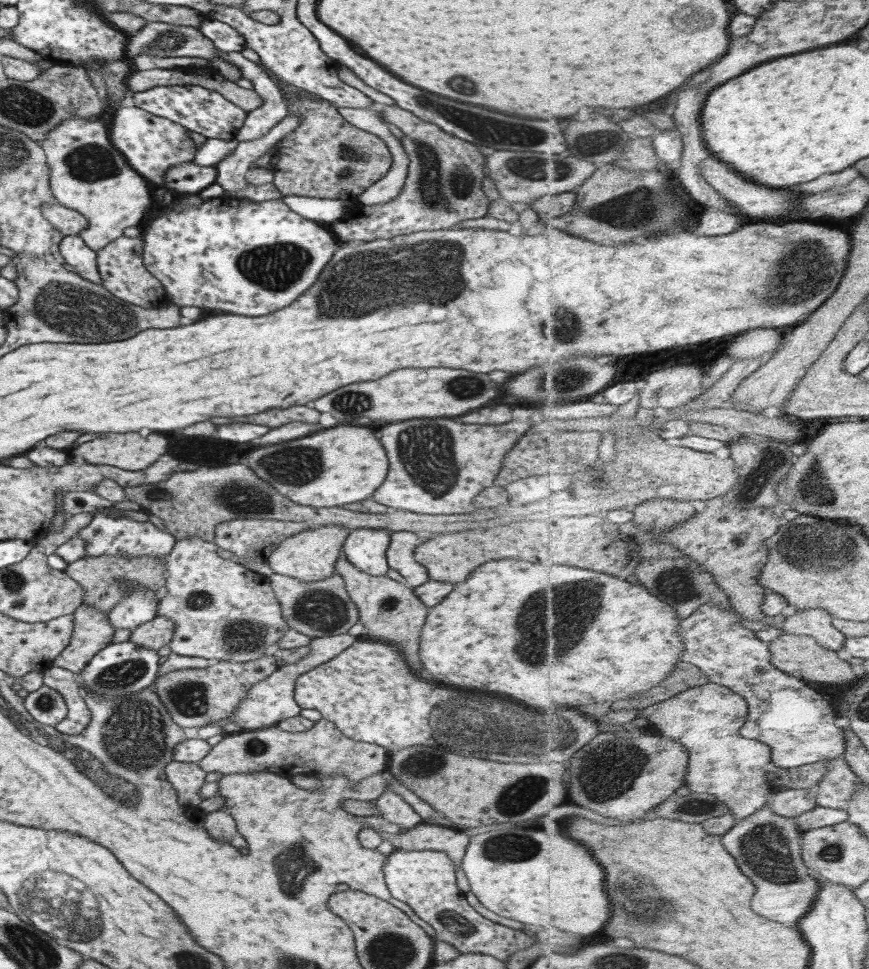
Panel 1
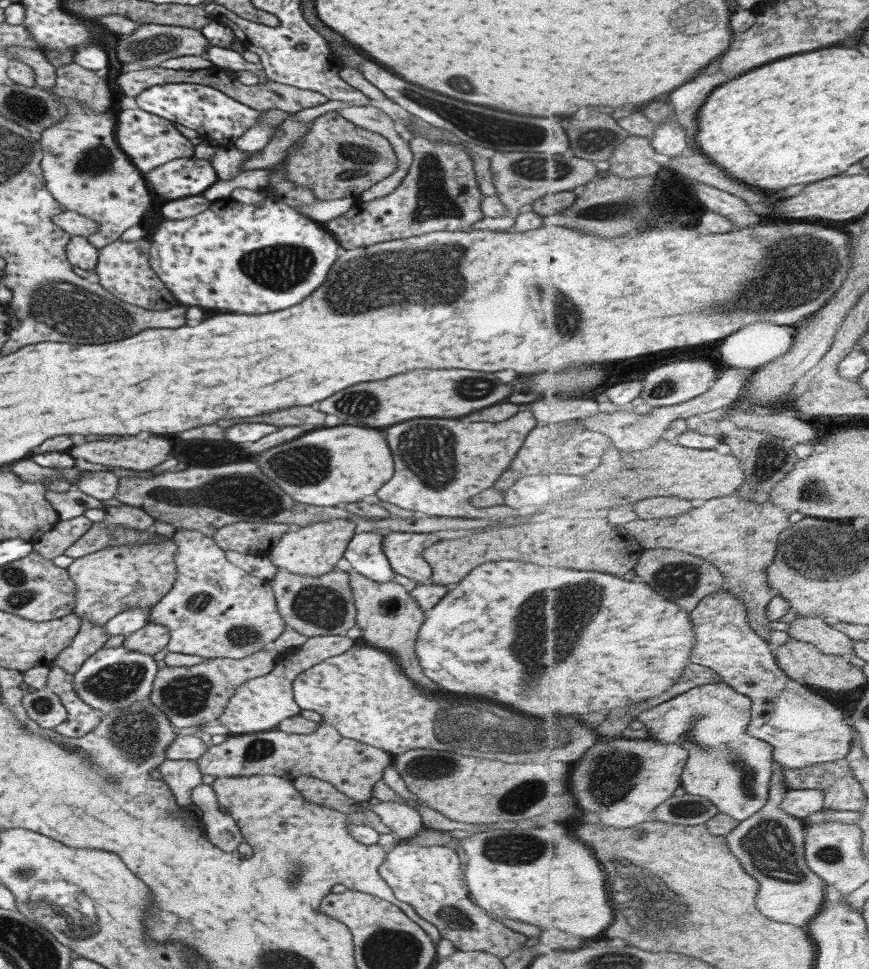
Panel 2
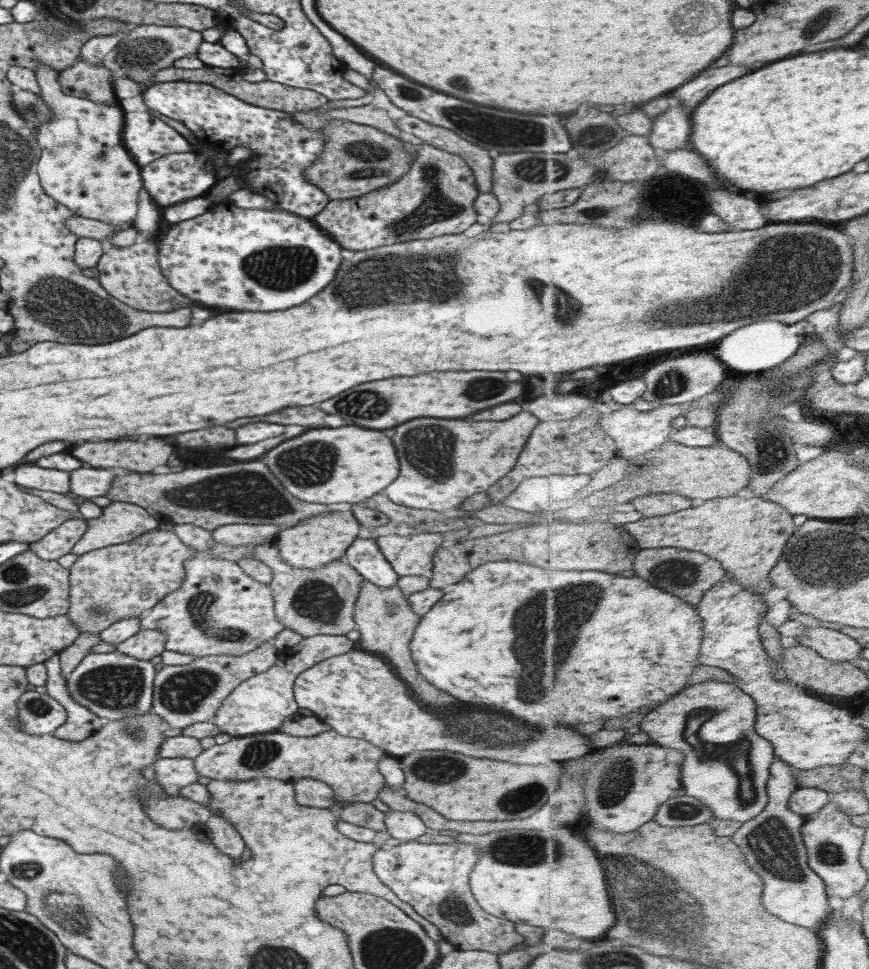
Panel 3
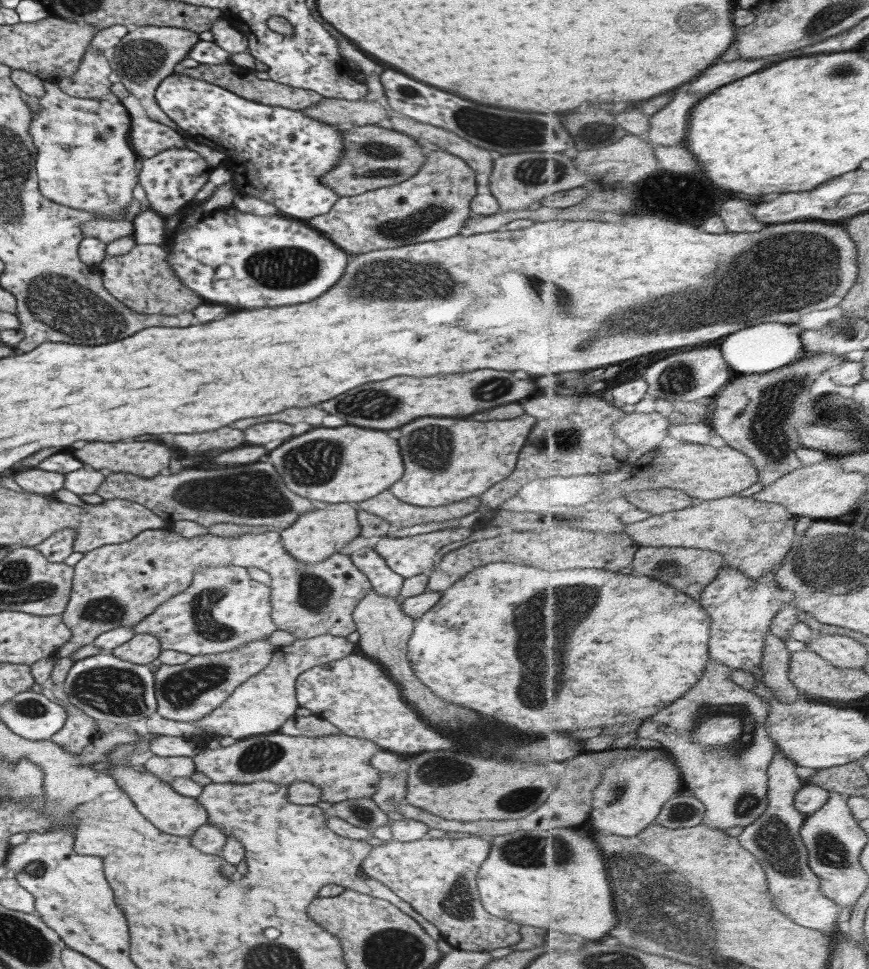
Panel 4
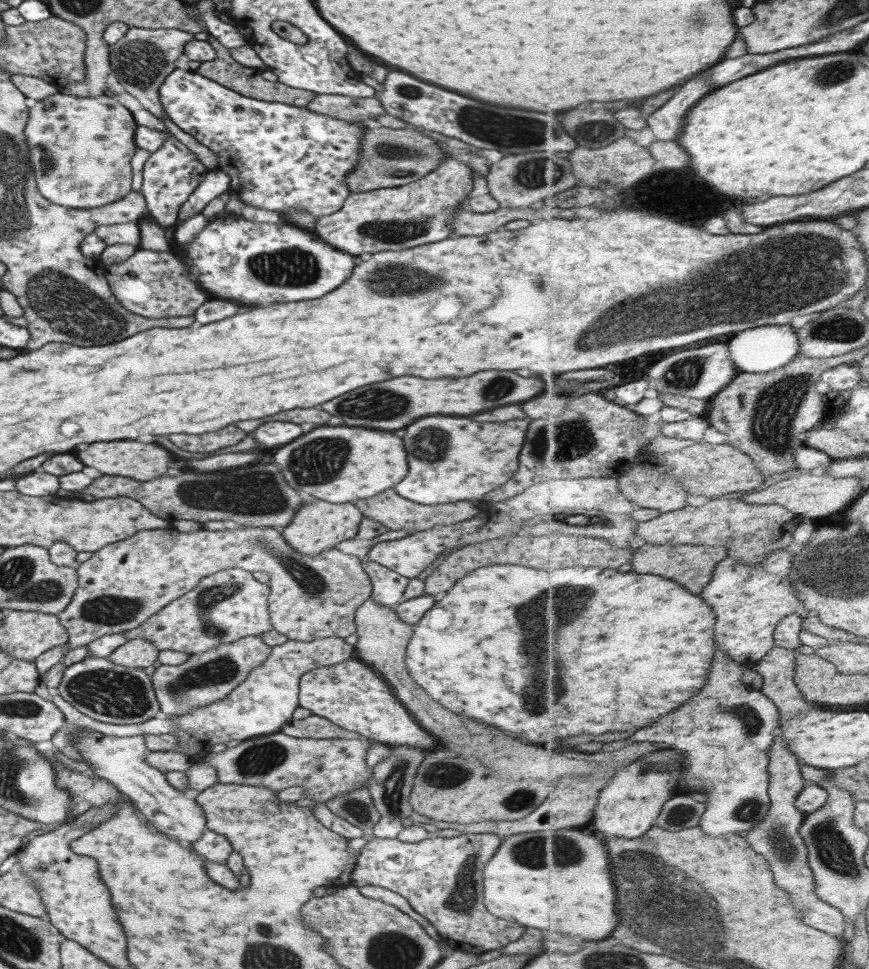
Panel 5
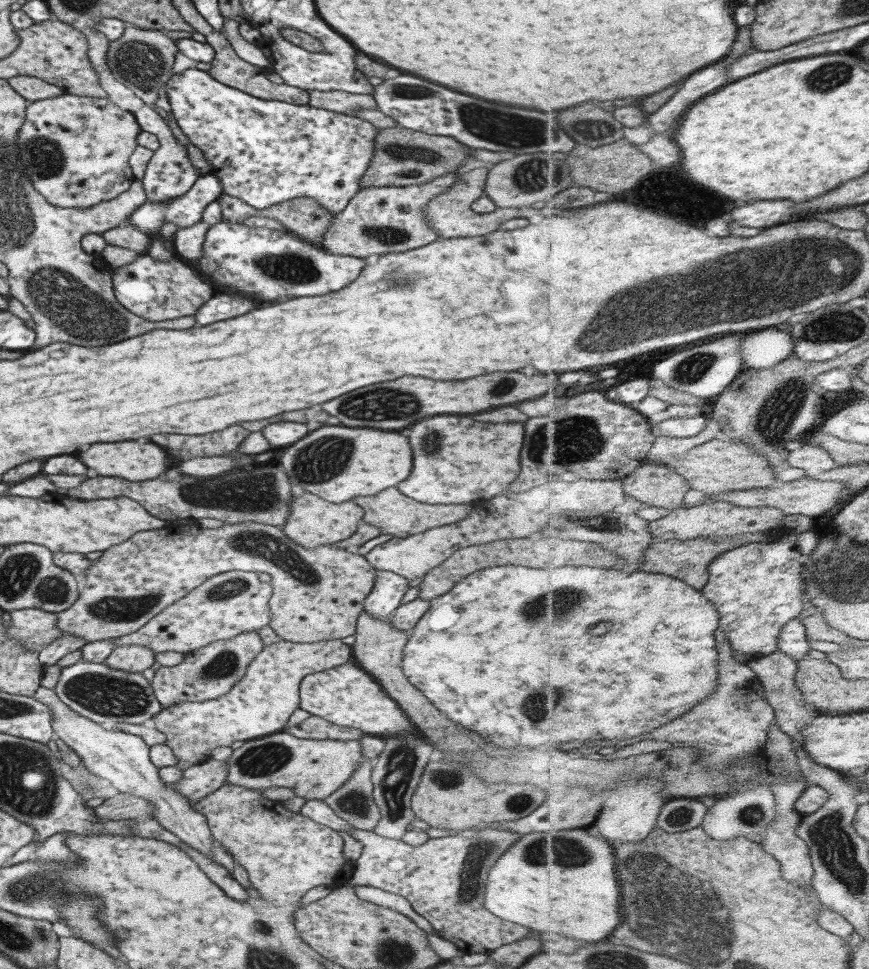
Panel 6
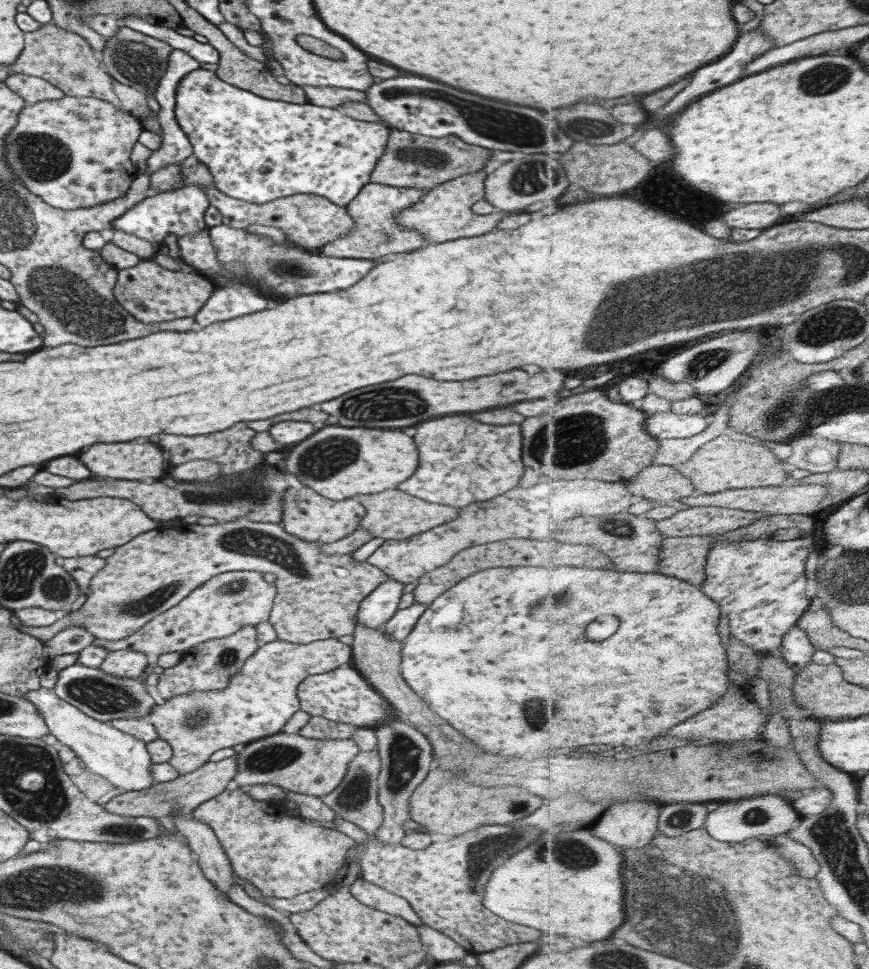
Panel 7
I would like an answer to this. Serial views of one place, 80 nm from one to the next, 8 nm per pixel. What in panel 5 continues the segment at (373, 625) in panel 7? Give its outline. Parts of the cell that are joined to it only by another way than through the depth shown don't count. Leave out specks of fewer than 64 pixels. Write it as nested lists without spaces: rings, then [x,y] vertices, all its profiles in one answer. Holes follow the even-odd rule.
[[[369,559],[361,562],[364,571],[370,578],[372,586],[370,598],[372,598],[372,601],[381,606],[393,608],[396,603],[401,601],[401,594],[407,586],[408,578],[376,562],[371,562]]]

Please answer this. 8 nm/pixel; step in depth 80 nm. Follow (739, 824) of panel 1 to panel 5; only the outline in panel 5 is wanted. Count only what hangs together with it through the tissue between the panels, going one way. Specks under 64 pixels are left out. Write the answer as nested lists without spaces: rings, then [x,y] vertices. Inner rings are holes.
[[[776,734],[771,751],[768,765],[771,808],[767,818],[747,832],[745,838],[759,854],[766,856],[772,866],[776,882],[779,882],[779,886],[782,889],[785,888],[789,896],[793,898],[790,902],[795,902],[797,908],[805,914],[805,922],[809,922],[809,926],[817,926],[819,930],[825,930],[841,938],[841,934],[845,932],[845,915],[816,893],[816,875],[810,865],[808,843],[800,833],[801,825],[804,824],[807,814],[796,805],[796,800],[808,784],[800,767],[801,761],[792,753],[790,746],[779,734]]]

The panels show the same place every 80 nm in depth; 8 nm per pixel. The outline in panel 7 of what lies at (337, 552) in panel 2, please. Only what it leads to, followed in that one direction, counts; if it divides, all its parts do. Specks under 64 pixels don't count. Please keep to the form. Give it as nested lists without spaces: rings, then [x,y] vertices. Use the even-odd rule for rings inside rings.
[[[306,486],[298,490],[287,487],[281,495],[280,505],[283,530],[302,541],[317,544],[329,544],[352,533],[359,527],[359,521],[366,511],[361,503],[352,497],[332,501]]]

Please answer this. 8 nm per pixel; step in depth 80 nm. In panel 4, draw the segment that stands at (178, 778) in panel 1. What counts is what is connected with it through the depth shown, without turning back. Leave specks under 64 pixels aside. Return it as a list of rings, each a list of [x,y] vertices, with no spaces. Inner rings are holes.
[[[151,756],[142,766],[167,784],[174,778],[190,778],[194,771],[194,762],[187,756]]]

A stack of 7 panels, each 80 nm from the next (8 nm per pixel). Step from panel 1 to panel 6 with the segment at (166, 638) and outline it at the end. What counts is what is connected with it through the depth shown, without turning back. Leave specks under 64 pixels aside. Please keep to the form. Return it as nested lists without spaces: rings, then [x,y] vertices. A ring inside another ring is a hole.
[[[125,645],[115,647],[102,663],[109,668],[141,673],[153,664],[154,659],[155,653],[143,646]]]

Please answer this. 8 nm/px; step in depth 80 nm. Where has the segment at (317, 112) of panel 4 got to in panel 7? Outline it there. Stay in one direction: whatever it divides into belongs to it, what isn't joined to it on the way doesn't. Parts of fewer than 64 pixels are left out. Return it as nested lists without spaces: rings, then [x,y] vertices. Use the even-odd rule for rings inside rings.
[[[303,85],[302,89],[308,103],[315,106],[326,106],[335,109],[343,102],[362,102],[366,104],[364,92],[360,90],[311,85]]]

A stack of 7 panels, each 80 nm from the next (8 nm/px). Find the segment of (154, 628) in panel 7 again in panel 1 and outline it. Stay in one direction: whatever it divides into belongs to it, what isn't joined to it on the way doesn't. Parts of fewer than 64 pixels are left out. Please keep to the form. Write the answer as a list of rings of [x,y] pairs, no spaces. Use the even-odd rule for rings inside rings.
[[[199,537],[176,539],[166,556],[166,583],[157,602],[156,616],[173,620],[173,636],[166,645],[181,657],[205,658],[210,662],[245,662],[265,656],[265,650],[289,629],[281,617],[280,606],[270,587],[271,579],[253,573],[242,565],[215,553],[216,544]]]

